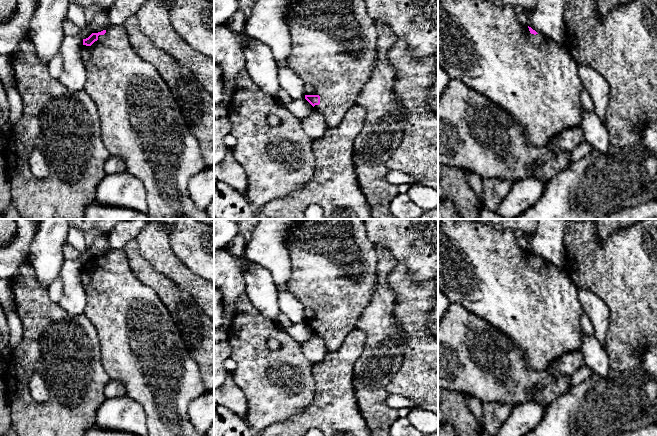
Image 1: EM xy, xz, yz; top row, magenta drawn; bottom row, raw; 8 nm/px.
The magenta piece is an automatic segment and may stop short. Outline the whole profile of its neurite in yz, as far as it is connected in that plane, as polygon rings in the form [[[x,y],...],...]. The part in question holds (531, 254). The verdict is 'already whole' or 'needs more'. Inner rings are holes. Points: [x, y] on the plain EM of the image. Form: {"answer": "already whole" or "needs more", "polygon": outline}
{"answer": "needs more", "polygon": [[[438,219],[438,289],[452,303],[461,304],[469,312],[482,317],[507,335],[514,345],[524,353],[526,366],[530,369],[541,371],[547,368],[553,360],[568,352],[579,351],[582,346],[583,331],[580,324],[580,316],[584,313],[584,310],[578,298],[576,285],[559,266],[542,257],[537,257],[529,250],[522,249],[517,243],[517,236],[510,230],[500,229],[475,219]]]}

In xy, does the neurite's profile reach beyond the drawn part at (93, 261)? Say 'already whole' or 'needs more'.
needs more

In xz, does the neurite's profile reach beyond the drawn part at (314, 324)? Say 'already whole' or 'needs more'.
needs more

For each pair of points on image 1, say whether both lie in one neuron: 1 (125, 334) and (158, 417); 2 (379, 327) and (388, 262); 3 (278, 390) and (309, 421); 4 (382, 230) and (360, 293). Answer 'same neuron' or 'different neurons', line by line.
1: same neuron
2: same neuron
3: different neurons
4: different neurons

